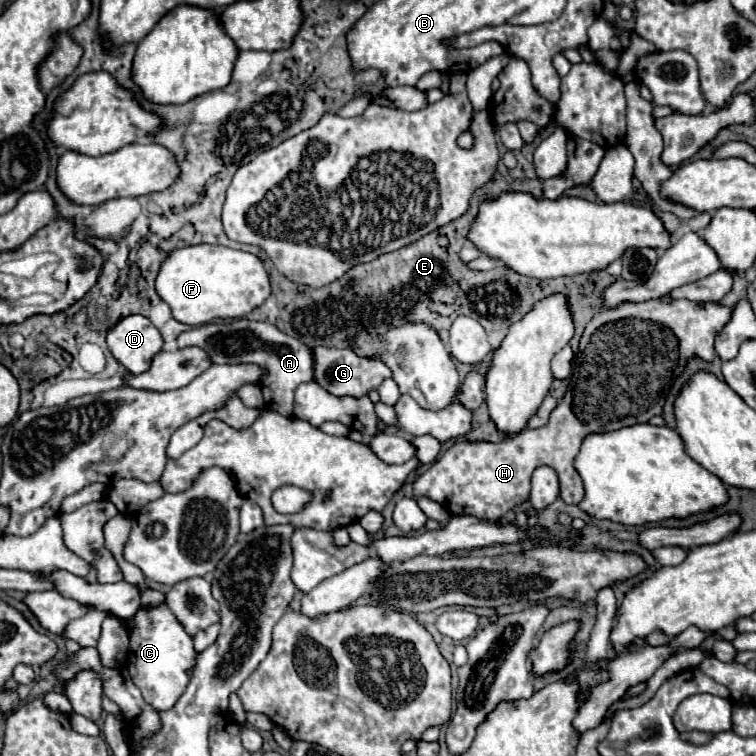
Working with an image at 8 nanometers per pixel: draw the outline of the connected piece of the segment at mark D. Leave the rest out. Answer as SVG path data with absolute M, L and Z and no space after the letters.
M127 315L121 317L109 331L107 331L107 347L113 353L113 357L131 373L143 373L149 369L149 363L157 351L163 347L163 339L159 329L143 315Z

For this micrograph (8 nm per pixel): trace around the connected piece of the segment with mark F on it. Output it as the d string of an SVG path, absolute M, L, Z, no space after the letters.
M191 245L171 251L161 263L155 291L171 307L173 319L195 327L213 319L245 317L269 297L271 287L259 257L223 245Z

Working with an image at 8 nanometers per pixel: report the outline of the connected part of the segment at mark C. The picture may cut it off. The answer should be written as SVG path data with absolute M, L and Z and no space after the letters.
M161 603L157 607L141 607L135 613L135 625L129 635L127 669L133 683L141 689L143 699L155 711L167 711L177 703L189 683L189 669L195 663L195 649L191 635L177 621L173 611Z

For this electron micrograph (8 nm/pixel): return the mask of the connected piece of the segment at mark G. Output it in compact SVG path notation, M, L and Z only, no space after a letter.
M313 347L315 351L315 381L333 395L367 395L369 389L377 389L383 379L391 377L391 369L379 357L361 357L353 347Z

